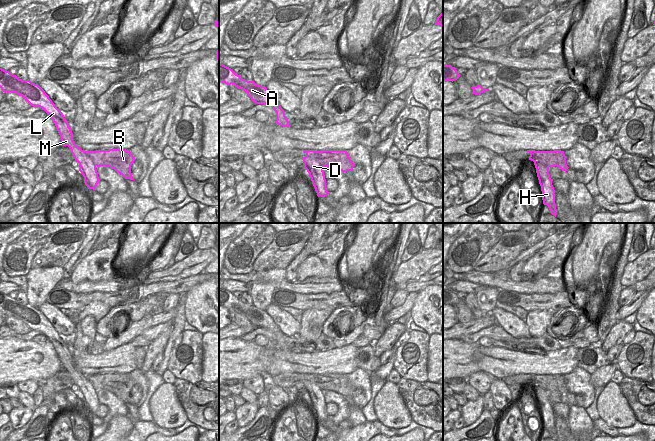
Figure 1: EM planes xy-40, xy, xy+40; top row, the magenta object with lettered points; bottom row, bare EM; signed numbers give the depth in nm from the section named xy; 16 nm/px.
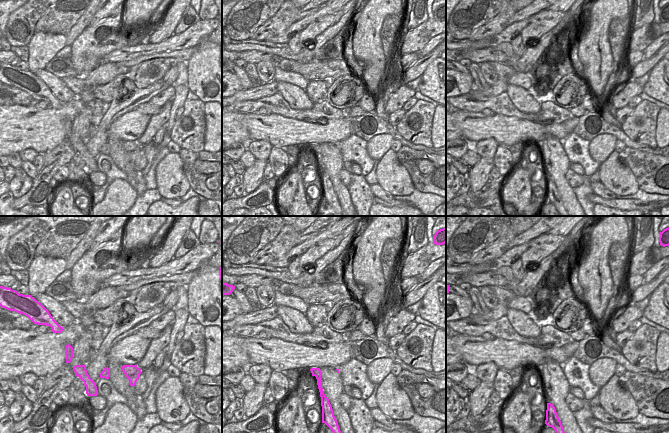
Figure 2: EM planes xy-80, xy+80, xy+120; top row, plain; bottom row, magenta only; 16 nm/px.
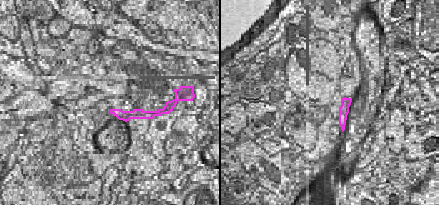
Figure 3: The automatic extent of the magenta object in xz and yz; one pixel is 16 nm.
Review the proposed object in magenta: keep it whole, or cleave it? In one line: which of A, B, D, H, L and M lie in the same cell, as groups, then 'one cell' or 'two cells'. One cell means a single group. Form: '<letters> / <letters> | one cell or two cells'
A D H L M / B | two cells

